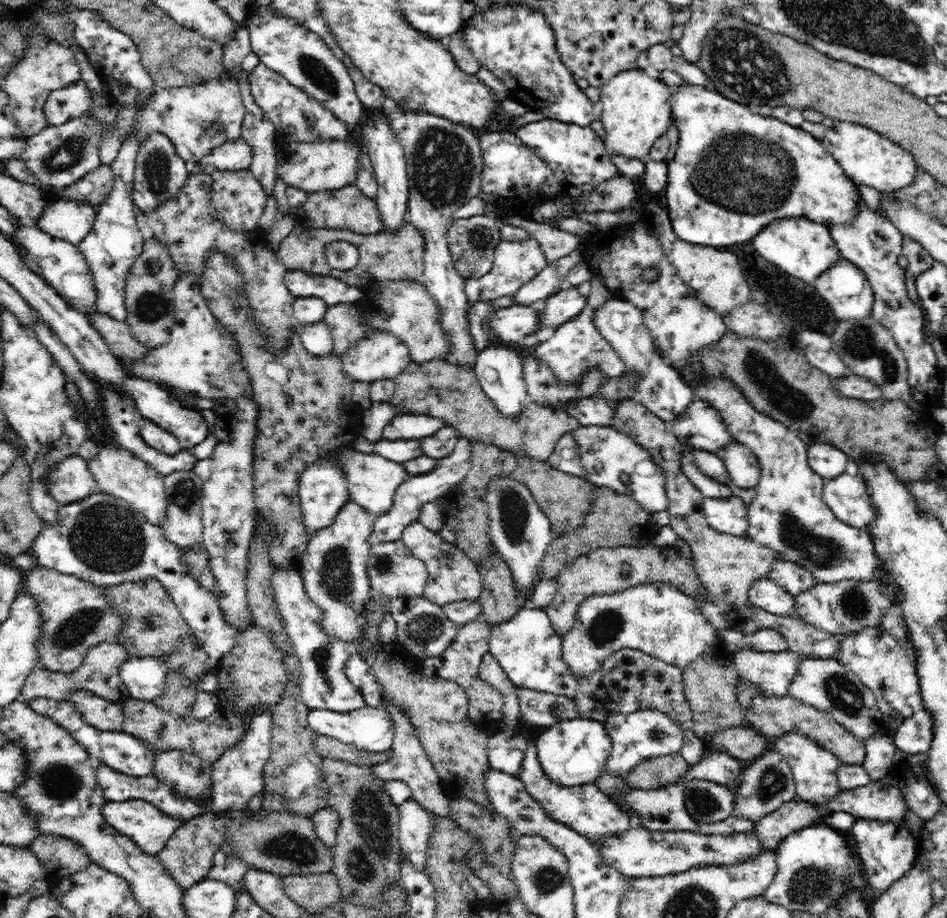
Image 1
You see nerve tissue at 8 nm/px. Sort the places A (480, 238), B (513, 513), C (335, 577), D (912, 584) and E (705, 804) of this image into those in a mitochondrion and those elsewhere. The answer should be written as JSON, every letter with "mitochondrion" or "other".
{"A":"mitochondrion","B":"mitochondrion","C":"mitochondrion","D":"other","E":"mitochondrion"}

